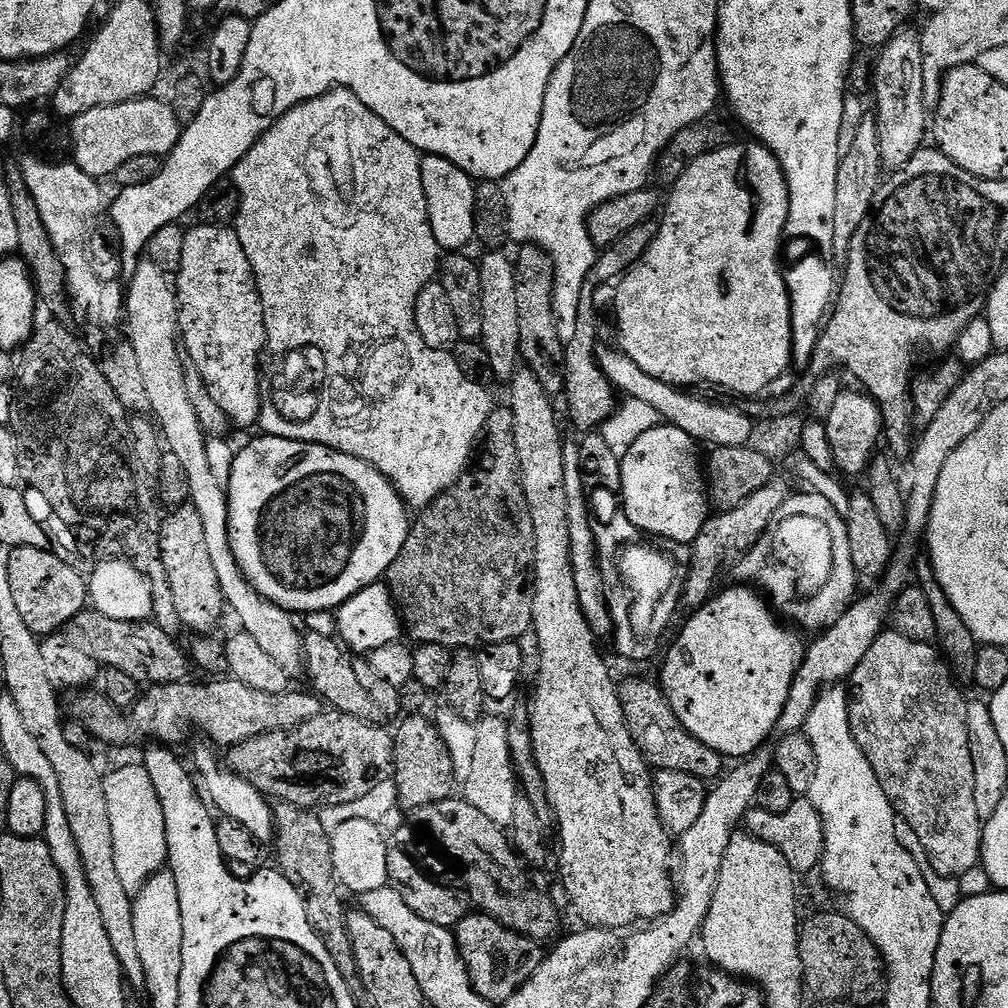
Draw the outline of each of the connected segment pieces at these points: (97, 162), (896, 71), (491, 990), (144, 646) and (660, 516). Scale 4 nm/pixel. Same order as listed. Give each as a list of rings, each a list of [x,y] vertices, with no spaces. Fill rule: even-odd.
[[[153,98],[131,100],[115,109],[116,120],[104,120],[99,124],[93,113],[87,112],[75,117],[72,124],[72,148],[76,151],[74,163],[83,172],[94,177],[101,175],[100,168],[108,174],[115,173],[122,162],[130,162],[130,158],[139,158],[141,154],[167,157],[169,152],[180,141],[182,126],[174,114],[171,103]]]
[[[901,30],[894,39],[879,49],[875,61],[876,78],[874,97],[878,126],[878,146],[882,150],[885,169],[895,170],[906,166],[915,152],[925,147],[924,131],[930,128],[930,112],[924,107],[922,98],[922,46],[920,37],[914,31]]]
[[[470,914],[462,918],[454,929],[456,945],[466,962],[470,982],[486,1002],[503,1006],[523,984],[538,970],[546,955],[542,944],[528,936],[520,935],[505,928],[495,918],[483,914]]]
[[[85,610],[76,617],[75,627],[80,627],[83,643],[89,652],[92,653],[97,662],[105,668],[123,670],[125,674],[130,674],[141,686],[163,686],[165,684],[179,684],[187,681],[188,668],[190,669],[190,658],[183,647],[176,645],[177,641],[166,630],[162,630],[155,622],[148,620],[115,620],[106,618],[103,614],[95,610]]]
[[[661,426],[646,430],[622,457],[619,495],[622,509],[641,533],[661,536],[676,544],[691,545],[710,515],[706,472],[702,467],[697,441],[682,430]]]

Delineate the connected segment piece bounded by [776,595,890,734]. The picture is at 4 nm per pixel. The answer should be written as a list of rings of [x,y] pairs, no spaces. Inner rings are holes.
[[[862,596],[848,605],[846,614],[842,614],[838,622],[834,622],[823,634],[817,635],[813,639],[816,640],[813,644],[807,645],[804,659],[801,660],[800,668],[790,686],[782,718],[778,718],[776,723],[777,733],[801,731],[810,718],[810,710],[814,710],[814,702],[818,700],[820,693],[826,688],[847,681],[858,666],[858,662],[866,658],[866,650],[870,650],[870,646],[874,646],[881,632],[885,631],[890,620],[890,600],[884,596]]]

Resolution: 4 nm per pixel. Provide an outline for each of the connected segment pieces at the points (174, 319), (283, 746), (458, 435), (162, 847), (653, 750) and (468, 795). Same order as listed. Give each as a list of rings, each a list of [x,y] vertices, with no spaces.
[[[144,258],[141,259],[140,263],[137,264],[134,274],[127,281],[128,288],[126,284],[126,328],[128,324],[128,336],[126,336],[127,343],[132,344],[134,351],[138,354],[139,359],[139,369],[143,375],[143,381],[146,385],[147,397],[150,398],[151,406],[151,415],[154,417],[155,423],[160,429],[160,435],[162,437],[163,443],[166,445],[167,451],[173,452],[180,461],[182,461],[182,467],[186,470],[186,475],[188,481],[190,481],[190,494],[188,495],[189,501],[193,506],[198,510],[198,514],[202,517],[202,526],[205,527],[206,533],[206,546],[208,547],[210,553],[210,562],[214,565],[214,570],[218,573],[218,586],[222,586],[222,594],[224,595],[224,603],[230,609],[231,615],[232,612],[234,615],[240,619],[239,627],[243,631],[250,634],[250,638],[254,638],[260,645],[262,645],[262,650],[267,654],[267,656],[276,663],[281,670],[286,670],[286,674],[290,678],[296,678],[296,676],[303,677],[305,675],[306,669],[304,666],[304,636],[302,635],[301,629],[298,627],[296,629],[296,624],[294,621],[293,613],[288,612],[285,608],[280,608],[274,602],[270,602],[262,594],[258,594],[258,590],[255,586],[244,577],[244,571],[240,569],[238,564],[238,558],[234,556],[234,550],[232,549],[232,543],[230,542],[230,514],[228,513],[228,494],[225,488],[218,486],[218,482],[214,479],[214,473],[210,466],[210,457],[206,454],[206,446],[209,442],[209,437],[205,436],[202,426],[198,422],[198,414],[194,414],[194,406],[190,402],[190,397],[186,394],[186,374],[182,370],[182,341],[180,338],[180,305],[176,303],[176,289],[174,287],[173,281],[170,279],[169,273],[163,272],[158,266],[154,266],[154,262],[150,259]]]
[[[324,710],[318,718],[302,722],[302,726],[258,734],[258,738],[235,744],[227,749],[226,767],[229,772],[250,782],[250,786],[257,788],[263,796],[282,804],[292,804],[295,808],[323,810],[358,802],[358,798],[366,798],[366,794],[370,794],[374,786],[391,780],[394,776],[394,736],[391,731],[388,733],[386,729],[379,728],[380,726],[379,723],[359,720],[350,714]]]
[[[333,88],[318,98],[291,108],[274,126],[270,126],[270,130],[260,137],[260,141],[236,163],[230,173],[240,195],[240,213],[234,221],[234,231],[242,242],[242,250],[246,250],[246,258],[250,258],[252,273],[256,276],[268,335],[267,351],[271,353],[275,348],[296,350],[299,344],[320,344],[320,348],[328,352],[328,360],[332,360],[332,388],[328,388],[328,396],[324,396],[324,408],[320,408],[320,416],[316,416],[312,424],[296,424],[296,428],[292,428],[292,424],[276,424],[276,420],[268,420],[272,436],[301,440],[303,444],[321,444],[374,466],[374,470],[382,473],[396,487],[396,493],[412,510],[427,508],[464,475],[480,439],[482,426],[486,426],[486,418],[494,407],[494,401],[488,397],[489,389],[483,384],[470,382],[470,378],[458,370],[458,362],[452,352],[426,346],[426,342],[422,342],[422,334],[418,334],[418,294],[422,294],[424,287],[437,279],[442,259],[442,250],[434,238],[434,230],[430,230],[426,190],[422,190],[421,159],[422,153],[417,148],[390,130],[390,126],[386,126],[378,114],[362,106],[360,99],[349,88]]]
[[[142,764],[122,766],[104,776],[103,790],[109,807],[110,830],[113,831],[114,863],[126,892],[140,892],[153,874],[168,863],[166,818],[154,782]]]
[[[632,676],[629,680],[619,681],[618,691],[630,734],[638,750],[653,769],[662,772],[678,770],[694,774],[694,778],[705,782],[719,781],[726,771],[725,757],[710,750],[706,742],[698,742],[698,738],[694,738],[694,734],[690,734],[690,730],[686,730],[686,726],[678,722],[678,714],[674,714],[659,683],[652,681],[651,684],[640,676]]]
[[[491,714],[485,715],[476,724],[478,739],[475,744],[475,757],[471,768],[471,777],[462,785],[462,796],[482,810],[494,822],[501,826],[511,825],[514,800],[518,795],[516,768],[512,765],[512,751],[508,737],[508,720],[499,720]]]

